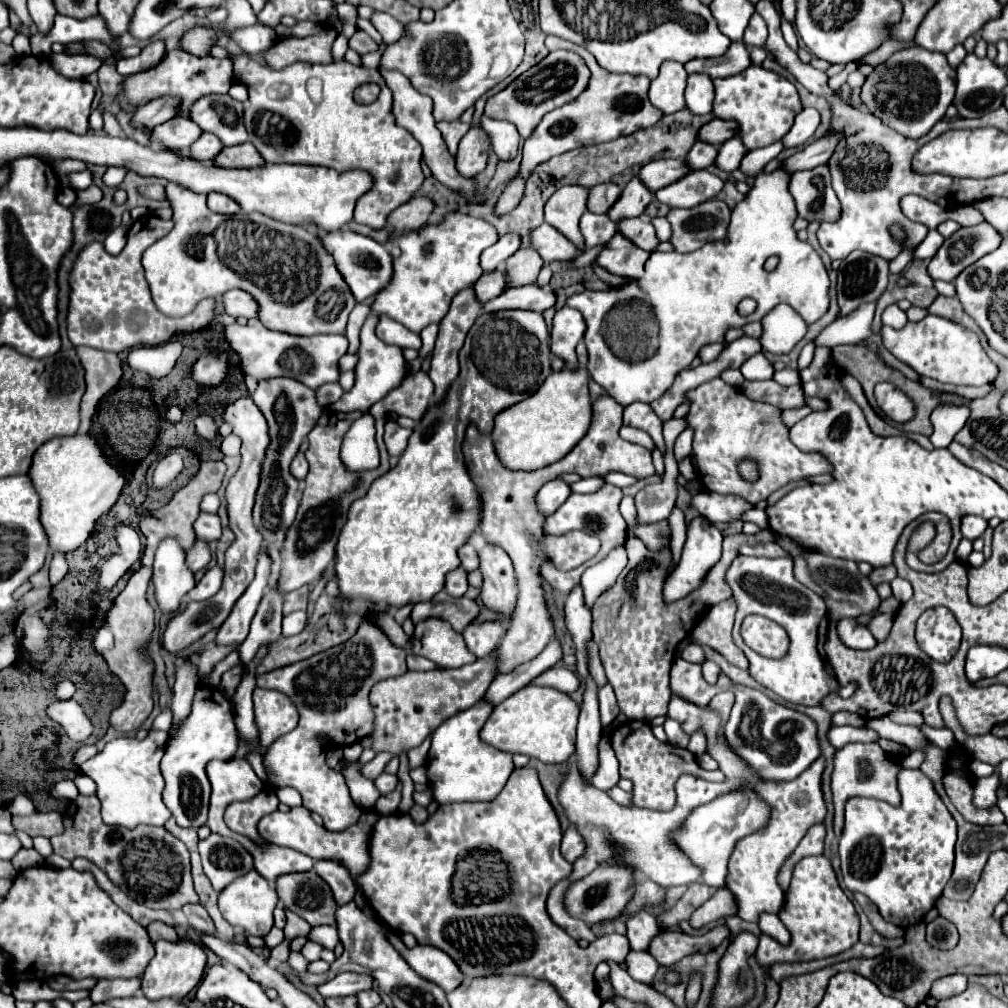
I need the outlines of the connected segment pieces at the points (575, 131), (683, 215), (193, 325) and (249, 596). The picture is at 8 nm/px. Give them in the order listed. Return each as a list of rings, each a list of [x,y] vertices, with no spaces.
[[[548,36],[546,38],[546,46],[548,50],[572,50],[576,54],[580,54],[586,62],[586,66],[592,72],[590,84],[588,88],[570,104],[556,108],[552,112],[548,112],[540,124],[534,128],[534,132],[530,134],[530,138],[526,138],[524,142],[524,150],[522,150],[522,162],[520,162],[520,170],[518,174],[504,186],[494,214],[496,216],[504,216],[510,210],[514,210],[514,206],[518,206],[518,202],[524,196],[524,184],[526,178],[534,172],[534,168],[546,160],[550,160],[552,156],[570,152],[574,148],[582,148],[582,146],[592,146],[592,144],[602,144],[602,142],[610,142],[616,140],[620,136],[628,136],[640,128],[648,128],[654,126],[664,112],[660,112],[658,108],[654,108],[648,100],[648,88],[650,88],[650,80],[646,76],[630,76],[630,74],[612,74],[606,72],[604,68],[598,66],[596,58],[582,46],[566,42],[564,38],[558,36]]]
[[[714,198],[690,210],[674,208],[666,218],[672,226],[670,244],[674,246],[674,252],[686,254],[702,248],[706,242],[726,238],[730,208],[722,200]]]
[[[146,214],[142,218],[138,218],[130,230],[128,230],[128,244],[126,248],[118,254],[112,256],[104,250],[102,242],[92,242],[90,246],[82,248],[78,252],[78,258],[74,260],[74,266],[70,270],[68,276],[68,284],[70,284],[70,302],[68,302],[68,316],[66,316],[66,324],[68,324],[68,338],[74,346],[90,346],[90,348],[98,348],[98,350],[106,350],[106,352],[124,352],[130,350],[134,346],[156,346],[156,344],[164,344],[168,342],[174,334],[178,332],[196,332],[202,328],[208,328],[214,318],[216,318],[216,300],[208,298],[202,300],[194,312],[190,312],[184,318],[168,318],[164,316],[152,302],[150,296],[150,288],[148,282],[144,278],[144,268],[140,264],[142,254],[148,246],[152,246],[156,240],[164,238],[174,226],[174,220],[162,220],[154,214]]]
[[[262,546],[258,552],[256,578],[238,599],[226,622],[220,626],[216,644],[240,644],[248,636],[250,622],[254,618],[262,594],[266,590],[266,582],[270,578],[270,566],[272,566],[270,554],[266,554],[266,548]]]

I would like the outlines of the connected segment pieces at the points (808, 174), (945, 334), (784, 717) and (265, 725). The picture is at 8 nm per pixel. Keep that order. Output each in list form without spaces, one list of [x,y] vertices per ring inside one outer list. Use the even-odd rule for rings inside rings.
[[[826,164],[794,172],[790,180],[790,194],[796,202],[798,216],[808,222],[834,222],[840,214],[840,202],[832,190],[830,170]]]
[[[926,316],[920,322],[908,322],[906,328],[894,330],[882,328],[882,344],[888,352],[892,352],[898,360],[912,366],[920,376],[930,376],[948,384],[964,384],[964,386],[982,386],[994,382],[998,368],[986,356],[978,336],[942,316]]]
[[[736,684],[734,694],[736,702],[730,712],[730,720],[724,726],[726,740],[732,750],[756,770],[760,778],[774,782],[794,780],[820,756],[816,722],[810,716],[780,706],[760,690],[740,684]]]
[[[256,688],[254,690],[254,722],[262,738],[262,754],[270,748],[270,742],[288,734],[298,724],[298,710],[292,700],[280,692]]]

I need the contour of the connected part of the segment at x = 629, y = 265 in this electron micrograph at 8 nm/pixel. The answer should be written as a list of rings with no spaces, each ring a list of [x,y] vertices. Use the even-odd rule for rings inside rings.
[[[622,234],[616,236],[606,244],[606,248],[598,256],[598,266],[610,270],[610,274],[626,276],[626,278],[640,278],[644,274],[644,262],[648,260],[648,252],[640,250]]]

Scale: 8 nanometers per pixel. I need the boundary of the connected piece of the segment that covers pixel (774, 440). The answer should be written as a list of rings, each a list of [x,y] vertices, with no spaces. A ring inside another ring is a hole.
[[[714,378],[714,380],[690,390],[686,398],[692,402],[686,418],[688,418],[688,426],[694,428],[694,458],[698,462],[698,476],[700,476],[702,484],[706,486],[706,490],[718,492],[718,494],[740,496],[746,502],[756,504],[760,500],[766,500],[772,492],[776,492],[790,480],[802,480],[808,476],[832,472],[832,466],[820,452],[800,452],[792,444],[792,440],[788,436],[788,426],[782,422],[782,418],[780,418],[782,412],[776,406],[766,404],[766,402],[754,402],[748,396],[744,396],[742,390],[728,386],[720,378]],[[746,458],[754,460],[760,466],[760,478],[756,482],[746,482],[744,478],[740,478],[738,462],[742,462]]]

